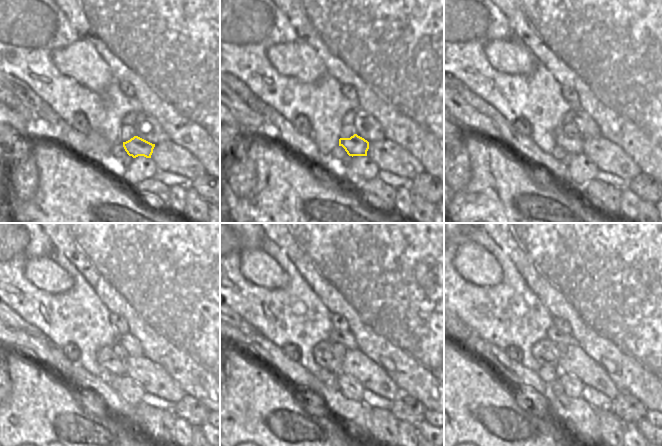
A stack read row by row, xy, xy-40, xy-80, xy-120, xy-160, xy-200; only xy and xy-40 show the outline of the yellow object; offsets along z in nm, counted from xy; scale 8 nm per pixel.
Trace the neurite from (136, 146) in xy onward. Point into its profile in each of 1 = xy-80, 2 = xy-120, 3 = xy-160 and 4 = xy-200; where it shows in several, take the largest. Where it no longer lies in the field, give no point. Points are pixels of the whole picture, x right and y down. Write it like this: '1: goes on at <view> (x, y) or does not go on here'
1: goes on at xy-80 (571, 145)
2: goes on at xy-120 (105, 356)
3: goes on at xy-160 (323, 353)
4: goes on at xy-200 (544, 351)

